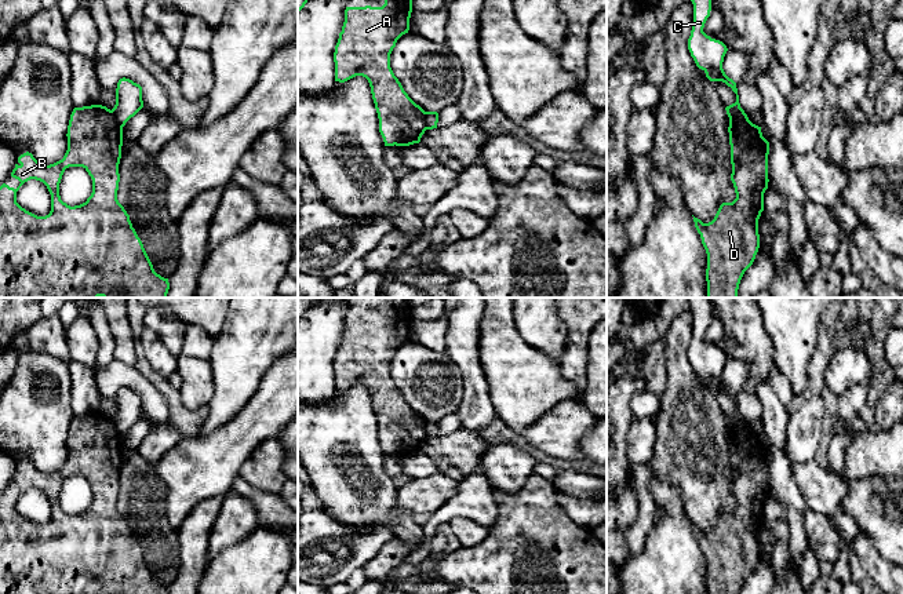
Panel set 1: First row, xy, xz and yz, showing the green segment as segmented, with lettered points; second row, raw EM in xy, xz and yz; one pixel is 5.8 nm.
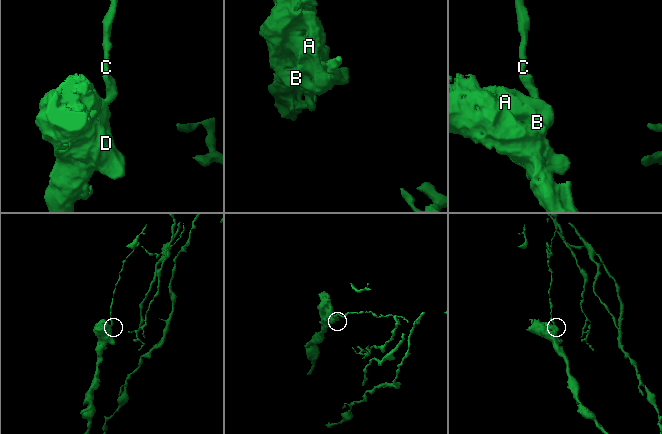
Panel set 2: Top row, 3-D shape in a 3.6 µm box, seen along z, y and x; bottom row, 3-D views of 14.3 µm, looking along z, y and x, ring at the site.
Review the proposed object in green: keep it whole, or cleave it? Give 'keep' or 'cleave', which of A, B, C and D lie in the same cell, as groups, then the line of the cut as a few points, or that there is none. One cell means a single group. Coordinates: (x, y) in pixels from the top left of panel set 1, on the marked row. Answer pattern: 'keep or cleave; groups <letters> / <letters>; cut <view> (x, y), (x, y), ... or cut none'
cleave; groups A B D / C; cut xy (110, 110), (122, 127)

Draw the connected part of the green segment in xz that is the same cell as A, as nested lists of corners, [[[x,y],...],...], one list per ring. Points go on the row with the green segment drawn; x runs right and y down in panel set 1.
[[[385,0],[382,7],[346,7],[334,52],[335,81],[345,83],[356,76],[368,80],[385,146],[419,143],[427,130],[425,110],[408,96],[390,68],[390,54],[397,40],[409,30],[411,12],[412,0]]]

